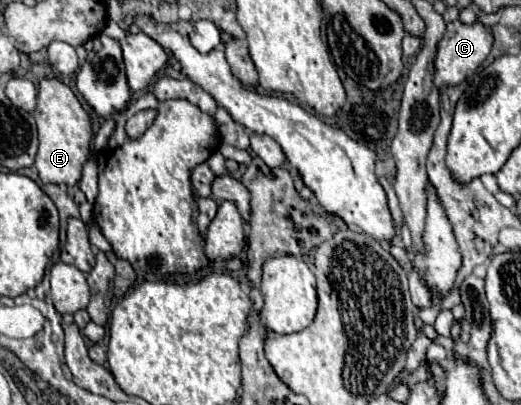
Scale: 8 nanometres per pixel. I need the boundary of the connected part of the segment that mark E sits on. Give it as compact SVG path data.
M57 78L41 80L37 92L37 108L35 108L35 122L39 132L39 150L35 158L35 166L43 184L67 184L75 186L81 180L83 164L93 156L91 152L91 122L87 112L83 110L81 102L73 94L69 86L59 82Z

